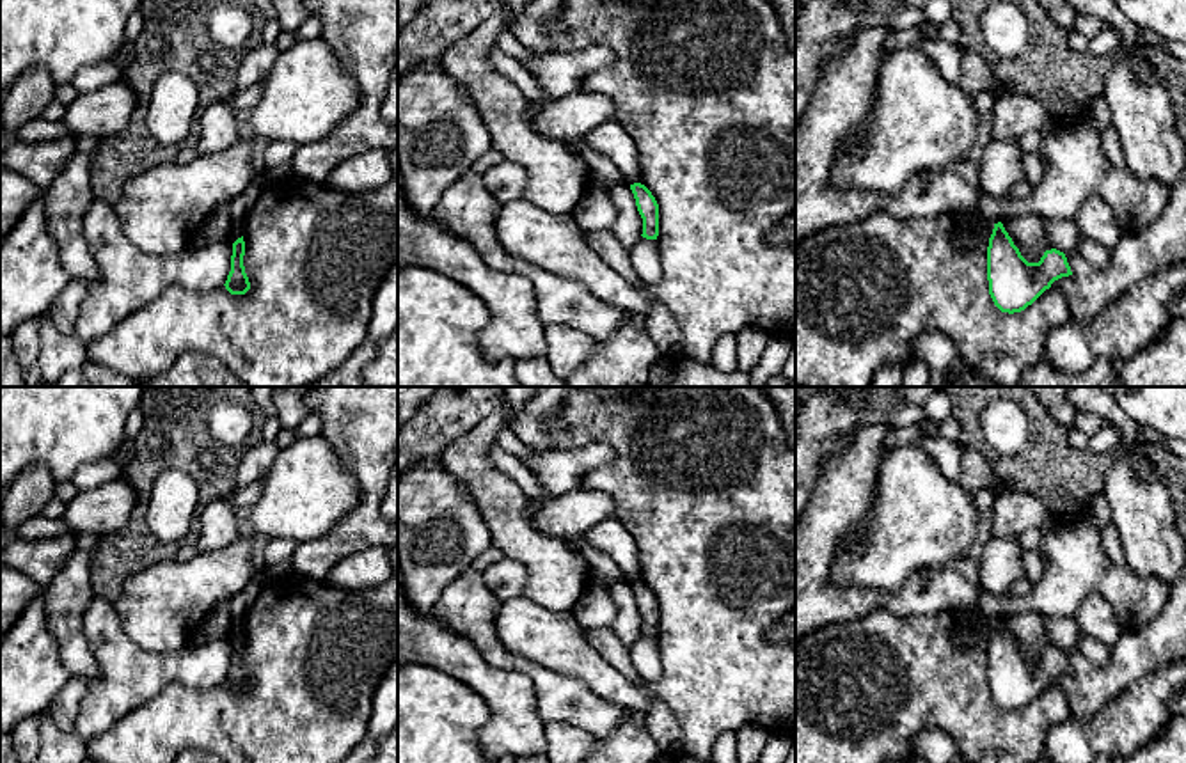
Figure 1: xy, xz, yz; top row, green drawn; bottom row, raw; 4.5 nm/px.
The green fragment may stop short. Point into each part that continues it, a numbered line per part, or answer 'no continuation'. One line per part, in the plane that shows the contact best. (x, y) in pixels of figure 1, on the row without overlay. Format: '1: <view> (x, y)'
no continuation

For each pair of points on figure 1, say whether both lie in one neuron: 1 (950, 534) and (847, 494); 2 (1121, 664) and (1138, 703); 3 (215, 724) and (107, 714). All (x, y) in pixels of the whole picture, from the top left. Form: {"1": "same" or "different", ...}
{"1": "different", "2": "different", "3": "different"}

